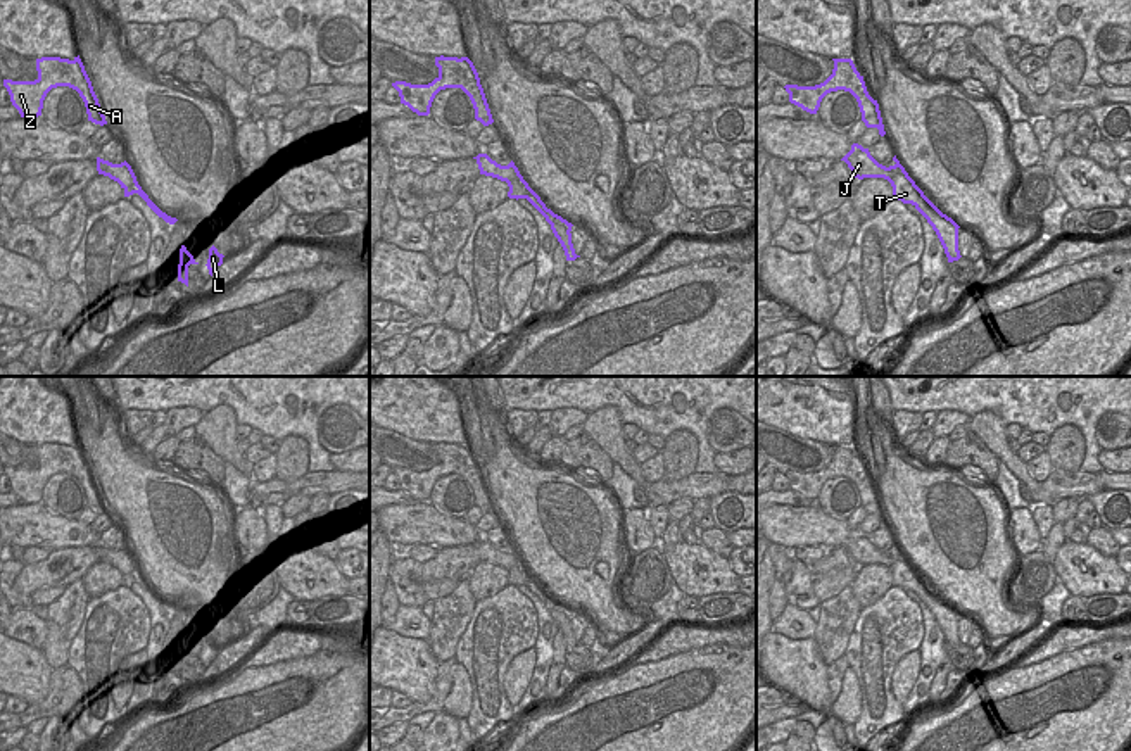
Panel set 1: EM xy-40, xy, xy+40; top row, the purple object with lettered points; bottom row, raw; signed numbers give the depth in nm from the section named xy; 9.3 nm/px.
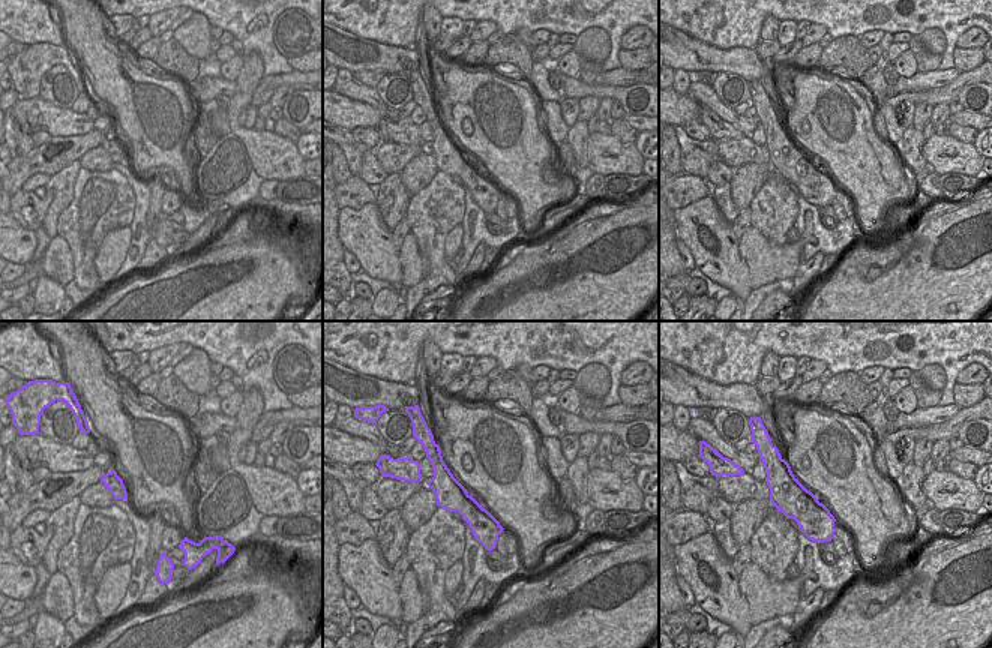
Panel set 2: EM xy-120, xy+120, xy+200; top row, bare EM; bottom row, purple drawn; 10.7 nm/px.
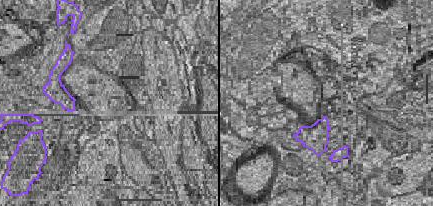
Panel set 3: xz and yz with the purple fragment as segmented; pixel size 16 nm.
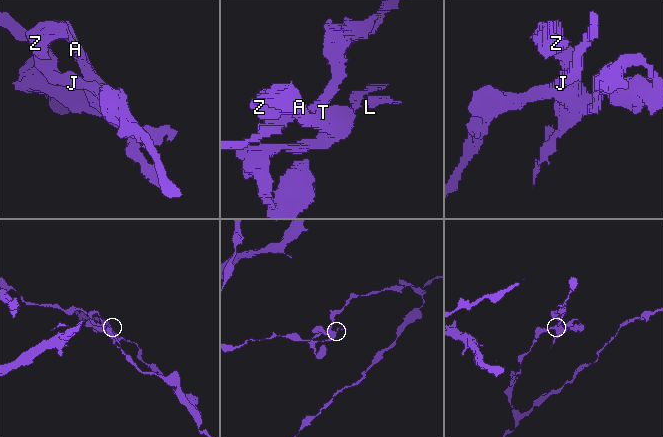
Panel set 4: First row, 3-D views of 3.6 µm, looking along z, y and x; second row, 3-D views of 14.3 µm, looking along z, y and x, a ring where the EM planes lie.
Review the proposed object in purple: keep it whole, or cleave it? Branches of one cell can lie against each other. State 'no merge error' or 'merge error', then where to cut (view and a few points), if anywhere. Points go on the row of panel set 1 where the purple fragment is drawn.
merge error; cut in xy+40 along (900, 164), (900, 170), (890, 182)

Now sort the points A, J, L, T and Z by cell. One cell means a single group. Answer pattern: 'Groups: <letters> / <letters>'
Groups: A L T Z / J.

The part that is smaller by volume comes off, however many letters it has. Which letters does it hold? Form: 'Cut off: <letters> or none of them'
Cut off: A, L, T, Z

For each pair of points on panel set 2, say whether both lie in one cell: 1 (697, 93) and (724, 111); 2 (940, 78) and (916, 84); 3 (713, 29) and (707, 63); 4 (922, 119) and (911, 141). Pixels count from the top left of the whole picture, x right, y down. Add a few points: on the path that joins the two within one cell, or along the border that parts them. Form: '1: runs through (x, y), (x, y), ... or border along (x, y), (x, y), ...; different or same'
1: runs through (703, 93), (718, 107); same
2: runs through (934, 80), (922, 81); same
3: border along (677, 30), (721, 48), (745, 48); different
4: border along (911, 126), (920, 131); different

